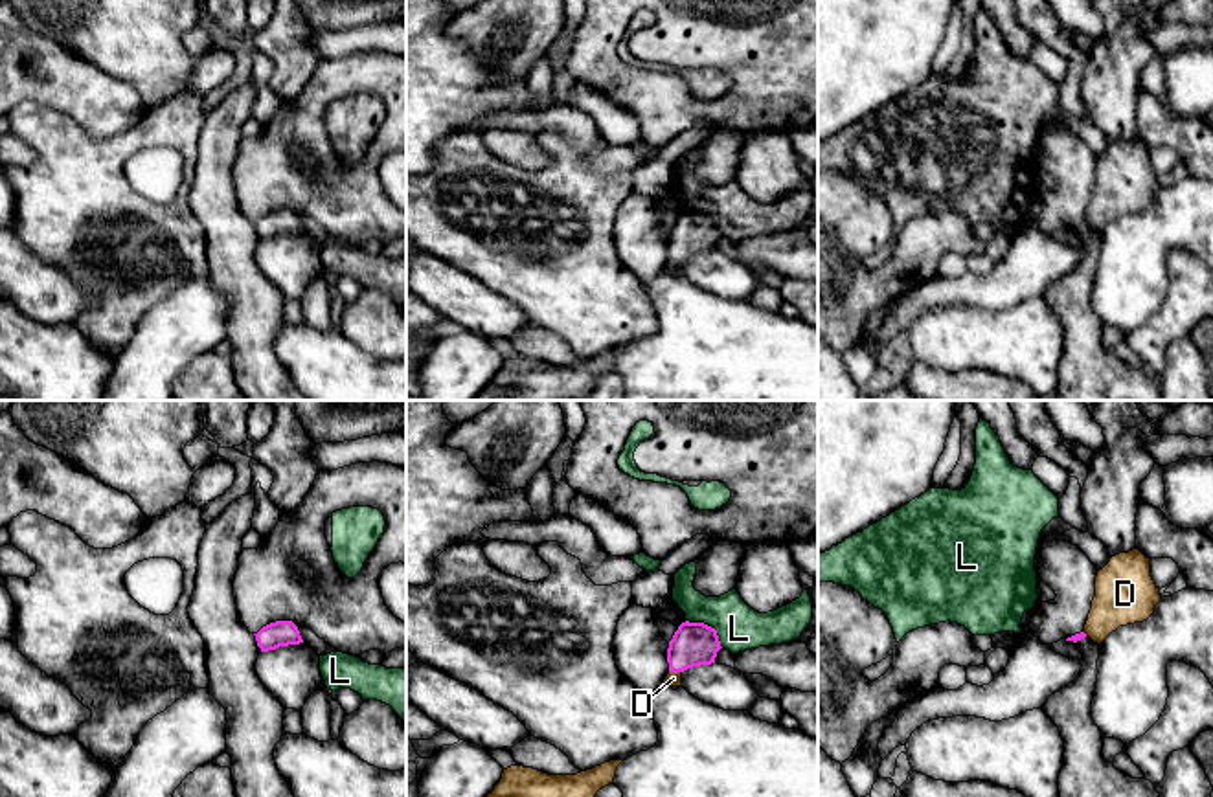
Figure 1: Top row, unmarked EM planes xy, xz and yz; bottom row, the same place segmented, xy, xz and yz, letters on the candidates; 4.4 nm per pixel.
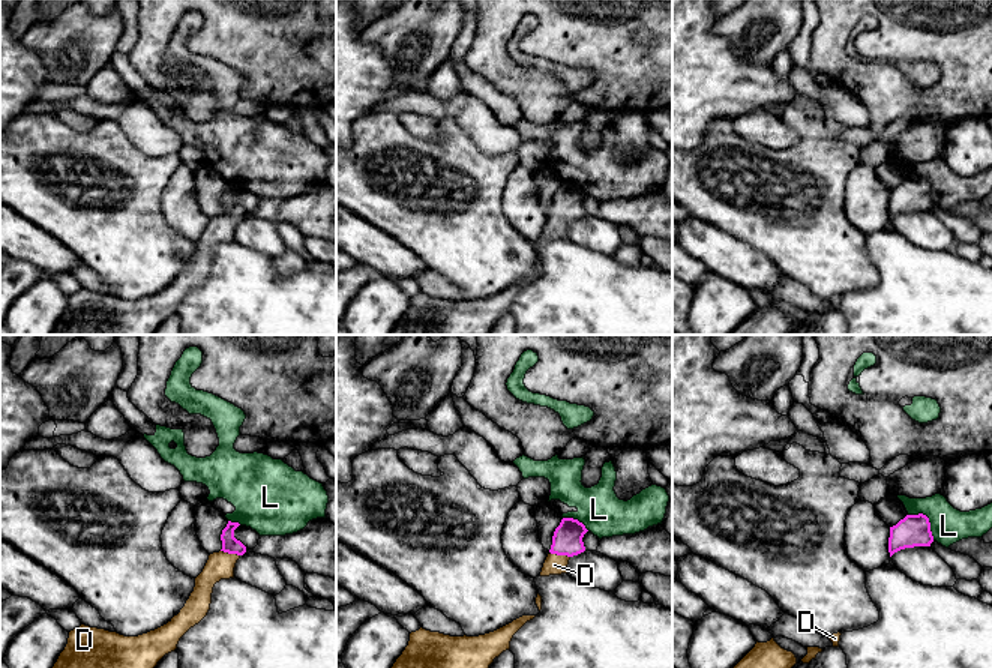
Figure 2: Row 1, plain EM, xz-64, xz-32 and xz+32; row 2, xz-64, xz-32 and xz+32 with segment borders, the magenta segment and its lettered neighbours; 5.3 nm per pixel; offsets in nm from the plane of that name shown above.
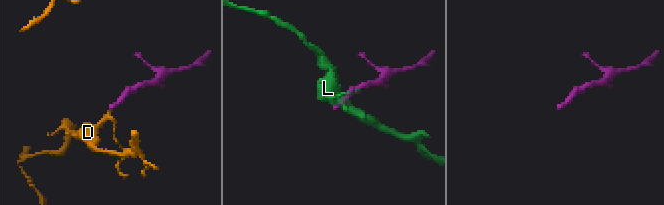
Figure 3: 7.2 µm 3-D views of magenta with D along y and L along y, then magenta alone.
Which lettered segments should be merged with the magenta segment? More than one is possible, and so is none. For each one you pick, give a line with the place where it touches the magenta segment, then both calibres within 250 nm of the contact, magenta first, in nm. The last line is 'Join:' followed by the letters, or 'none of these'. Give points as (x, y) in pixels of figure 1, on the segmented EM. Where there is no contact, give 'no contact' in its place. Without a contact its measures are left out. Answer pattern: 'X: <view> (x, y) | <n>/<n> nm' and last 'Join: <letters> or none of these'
D: xz (675, 671) | 190/60 nm
Join: D

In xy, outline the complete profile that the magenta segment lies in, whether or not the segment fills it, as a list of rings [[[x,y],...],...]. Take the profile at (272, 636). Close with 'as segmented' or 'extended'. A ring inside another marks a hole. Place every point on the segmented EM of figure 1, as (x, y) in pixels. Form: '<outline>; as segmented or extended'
[[[292,621],[270,623],[254,635],[261,652],[303,643],[298,626]]]; as segmented

